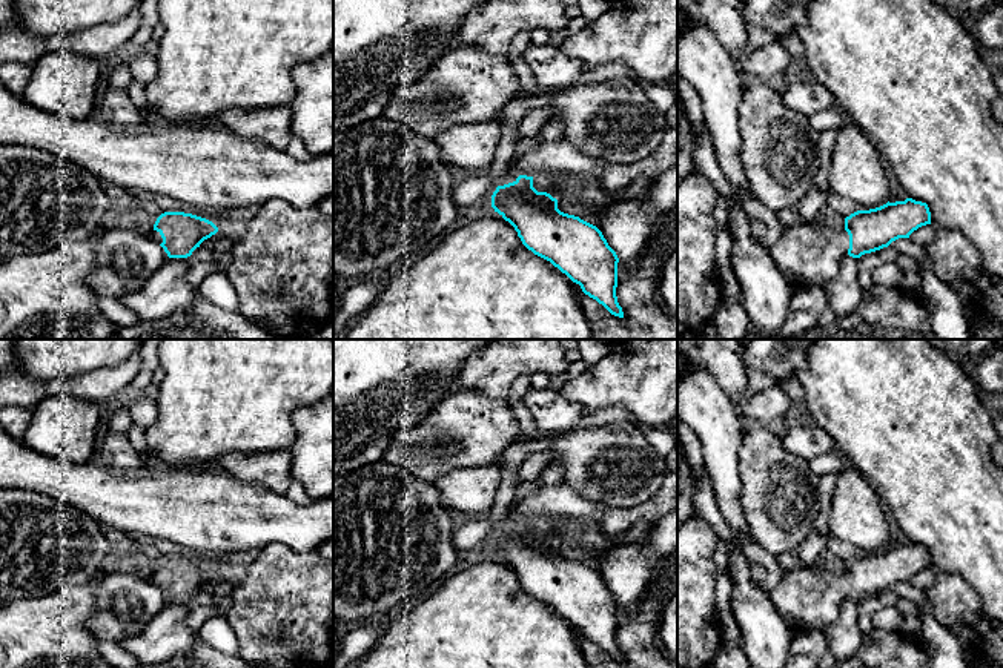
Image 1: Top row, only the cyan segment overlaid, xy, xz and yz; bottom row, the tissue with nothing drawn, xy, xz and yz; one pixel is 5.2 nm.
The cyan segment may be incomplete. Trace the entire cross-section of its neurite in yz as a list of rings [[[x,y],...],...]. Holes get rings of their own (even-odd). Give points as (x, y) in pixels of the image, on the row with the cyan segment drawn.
[[[912,198],[888,201],[851,213],[840,230],[819,224],[786,227],[770,246],[770,253],[791,286],[823,286],[837,276],[843,256],[860,258],[880,250],[926,224],[931,224],[926,203]]]

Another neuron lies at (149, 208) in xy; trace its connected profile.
[[[137,200],[137,201],[131,203],[131,209],[138,213],[146,212],[152,218],[158,218],[161,215],[158,206],[147,200]]]

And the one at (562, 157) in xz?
[[[561,138],[528,150],[518,160],[511,161],[499,186],[516,181],[519,175],[541,177],[547,174],[576,174],[593,177],[599,174],[601,161],[581,152],[568,140]]]

